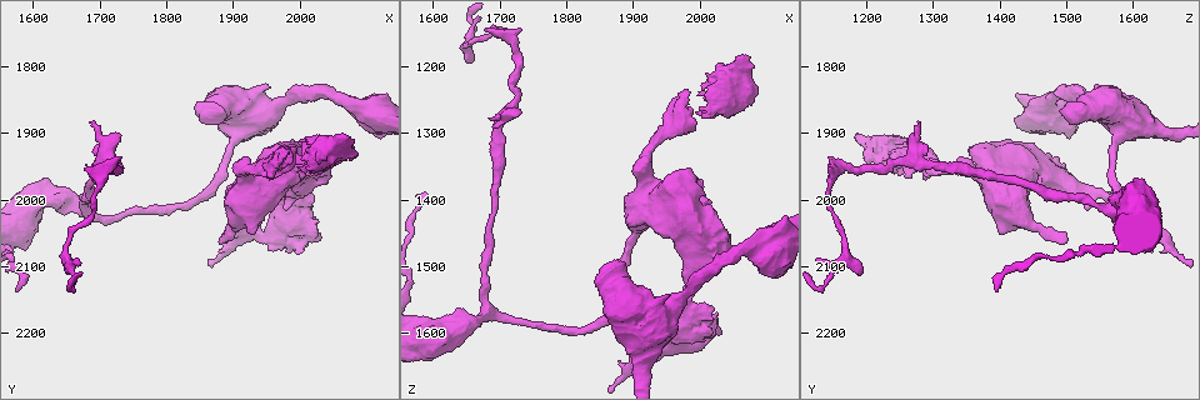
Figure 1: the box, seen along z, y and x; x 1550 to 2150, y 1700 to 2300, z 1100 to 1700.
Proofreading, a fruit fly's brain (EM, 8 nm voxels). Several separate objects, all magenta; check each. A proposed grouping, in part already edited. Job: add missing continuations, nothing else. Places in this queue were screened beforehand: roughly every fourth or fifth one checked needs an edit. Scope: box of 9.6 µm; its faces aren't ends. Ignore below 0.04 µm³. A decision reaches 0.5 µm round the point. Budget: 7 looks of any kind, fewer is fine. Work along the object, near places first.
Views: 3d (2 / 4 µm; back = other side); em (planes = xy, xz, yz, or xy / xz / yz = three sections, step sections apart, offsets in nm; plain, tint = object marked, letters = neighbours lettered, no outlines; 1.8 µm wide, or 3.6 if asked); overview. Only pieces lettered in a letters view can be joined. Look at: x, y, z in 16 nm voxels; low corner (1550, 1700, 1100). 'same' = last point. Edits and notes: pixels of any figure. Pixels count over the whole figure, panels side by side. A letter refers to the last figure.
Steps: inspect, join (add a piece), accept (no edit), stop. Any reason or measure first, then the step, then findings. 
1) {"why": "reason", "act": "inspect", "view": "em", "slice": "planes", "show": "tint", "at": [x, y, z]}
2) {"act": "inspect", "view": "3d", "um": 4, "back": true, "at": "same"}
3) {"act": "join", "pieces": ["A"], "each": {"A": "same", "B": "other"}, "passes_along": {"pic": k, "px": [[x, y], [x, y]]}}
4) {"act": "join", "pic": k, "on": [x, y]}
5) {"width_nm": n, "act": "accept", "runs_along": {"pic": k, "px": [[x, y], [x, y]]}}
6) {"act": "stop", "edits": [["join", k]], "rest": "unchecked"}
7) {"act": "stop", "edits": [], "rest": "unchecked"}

{"why": "branch stops here", "act": "inspect", "view": "3d", "um": 2, "at": [1875, 2060, 1500]}

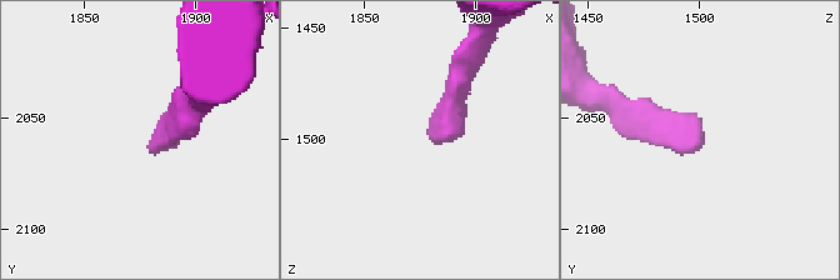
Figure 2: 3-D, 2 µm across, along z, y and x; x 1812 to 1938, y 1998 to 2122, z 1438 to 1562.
{"why": "shape alone is not enough", "act": "inspect", "view": "em", "slice": "planes", "show": "letters", "at": [1879, 2066, 1497]}

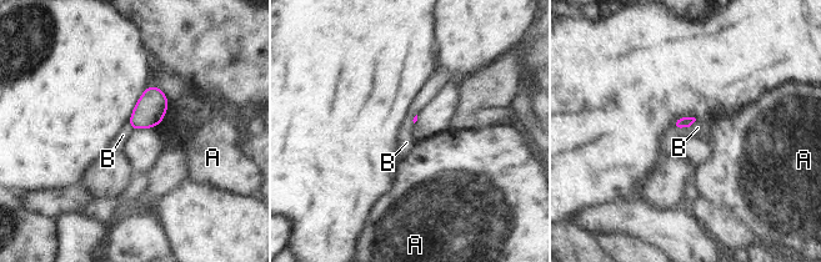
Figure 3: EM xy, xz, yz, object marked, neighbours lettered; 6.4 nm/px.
{"longest_contact_nm": ["B", 140], "act": "accept", "each": {"A": "other", "B": "other"}, "found": "no lettered piece goes on from it"}

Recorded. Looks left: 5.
{"act": "inspect", "view": "em", "um": 3.6, "slice": "planes", "show": "letters", "at": [1985, 1935, 1380]}

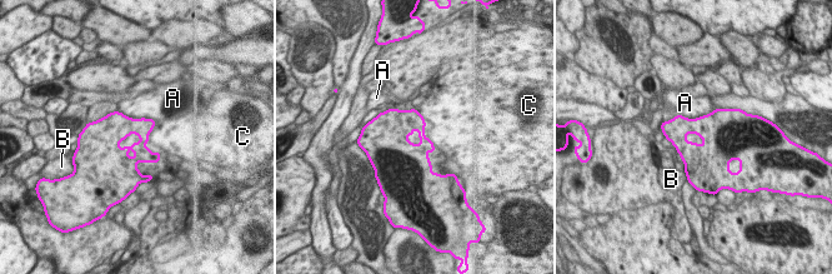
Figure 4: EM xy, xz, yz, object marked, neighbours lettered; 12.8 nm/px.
{"longest_contact_nm": ["A", 500], "act": "accept", "each": {"A": "other", "B": "other", "C": "other"}, "border": {"pic": 4, "px": [[155, 121], [148, 140]]}, "found": "no lettered piece goes on from it"}

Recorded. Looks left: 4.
{"why": "free end", "act": "inspect", "view": "3d", "um": 2, "at": [2075, 1905, 1180]}

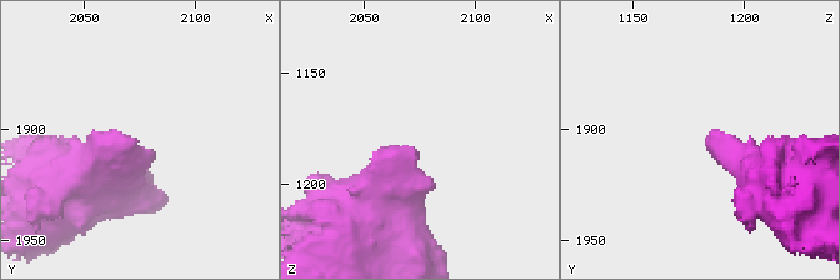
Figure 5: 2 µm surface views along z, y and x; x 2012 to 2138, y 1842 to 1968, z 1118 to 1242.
{"act": "inspect", "view": "em", "slice": "planes", "show": "letters", "at": [2071, 1905, 1183]}

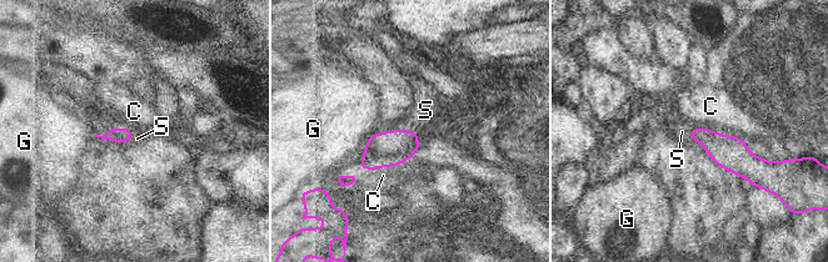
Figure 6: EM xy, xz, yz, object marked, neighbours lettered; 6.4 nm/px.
{"act": "join", "pieces": ["S"], "each": {"C": "other", "G": "other", "S": "same"}, "passes_along": {"pic": 6, "px": [[121, 135], [131, 134], [138, 134]]}, "found": "the neuron continues"}

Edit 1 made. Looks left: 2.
{"act": "stop", "edits": [["join", 6]], "rest": "unchecked"}

